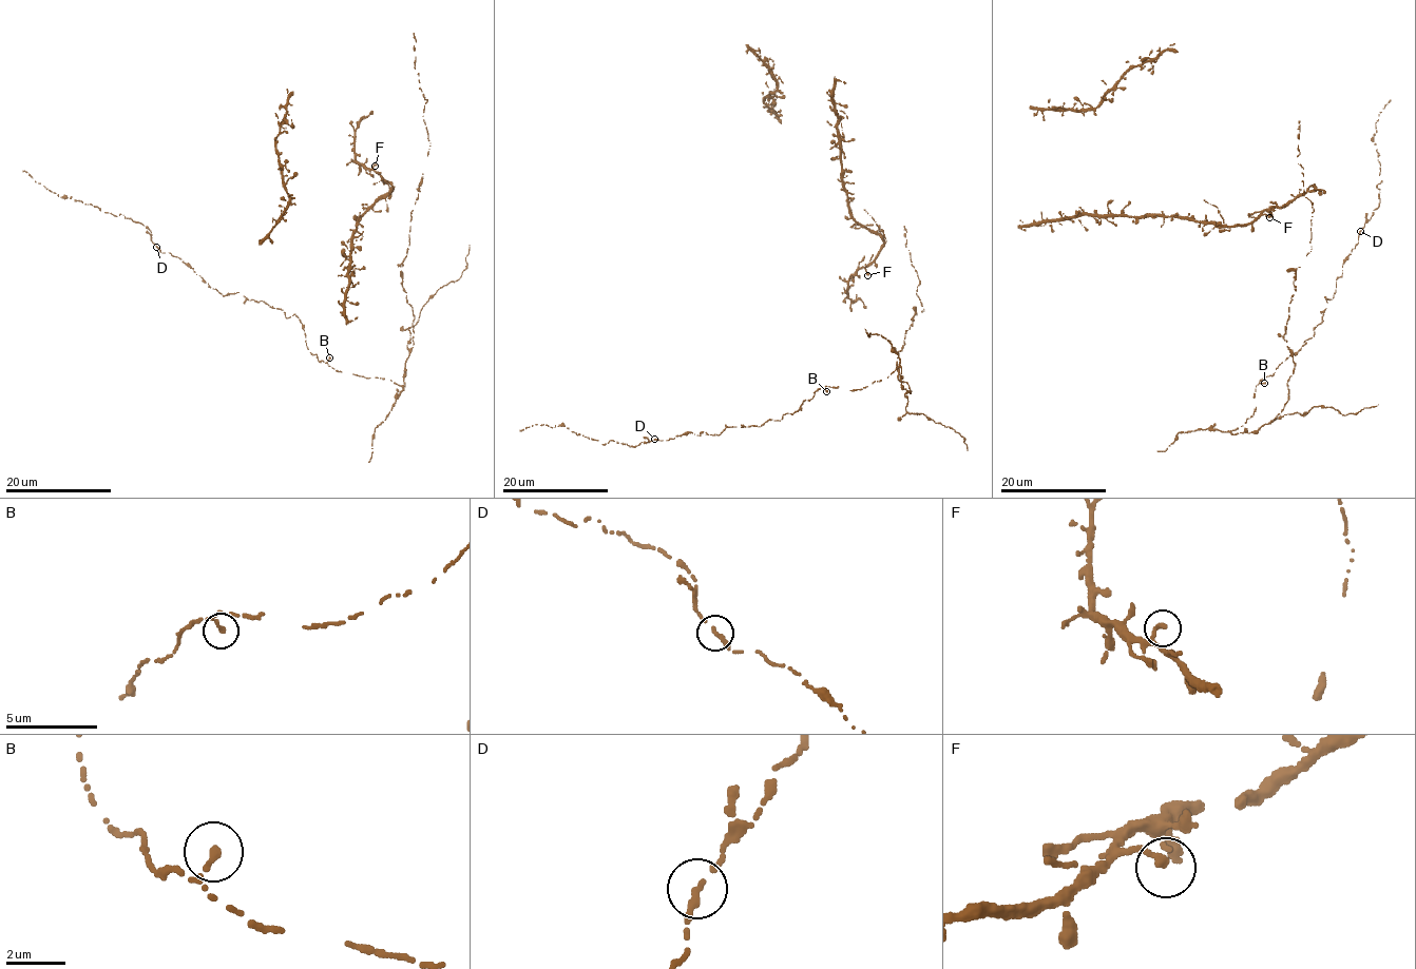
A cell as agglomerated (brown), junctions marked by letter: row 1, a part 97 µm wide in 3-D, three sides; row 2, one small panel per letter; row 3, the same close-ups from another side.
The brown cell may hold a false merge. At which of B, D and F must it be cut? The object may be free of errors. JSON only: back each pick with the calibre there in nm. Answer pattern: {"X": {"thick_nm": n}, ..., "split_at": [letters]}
{"split_at": []}

